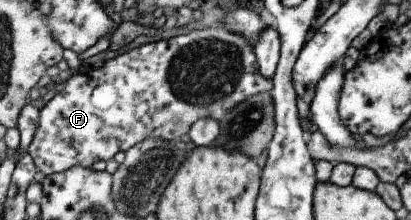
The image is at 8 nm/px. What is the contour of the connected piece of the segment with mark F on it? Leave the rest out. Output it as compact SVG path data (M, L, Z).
M219 25L189 31L187 35L168 41L151 41L107 59L101 67L91 68L88 73L76 72L63 81L63 89L39 109L40 119L26 153L45 177L73 166L89 167L96 161L109 162L115 153L125 152L147 137L178 140L198 119L219 121L241 101L269 89L270 80L258 73L251 45L237 33Z

